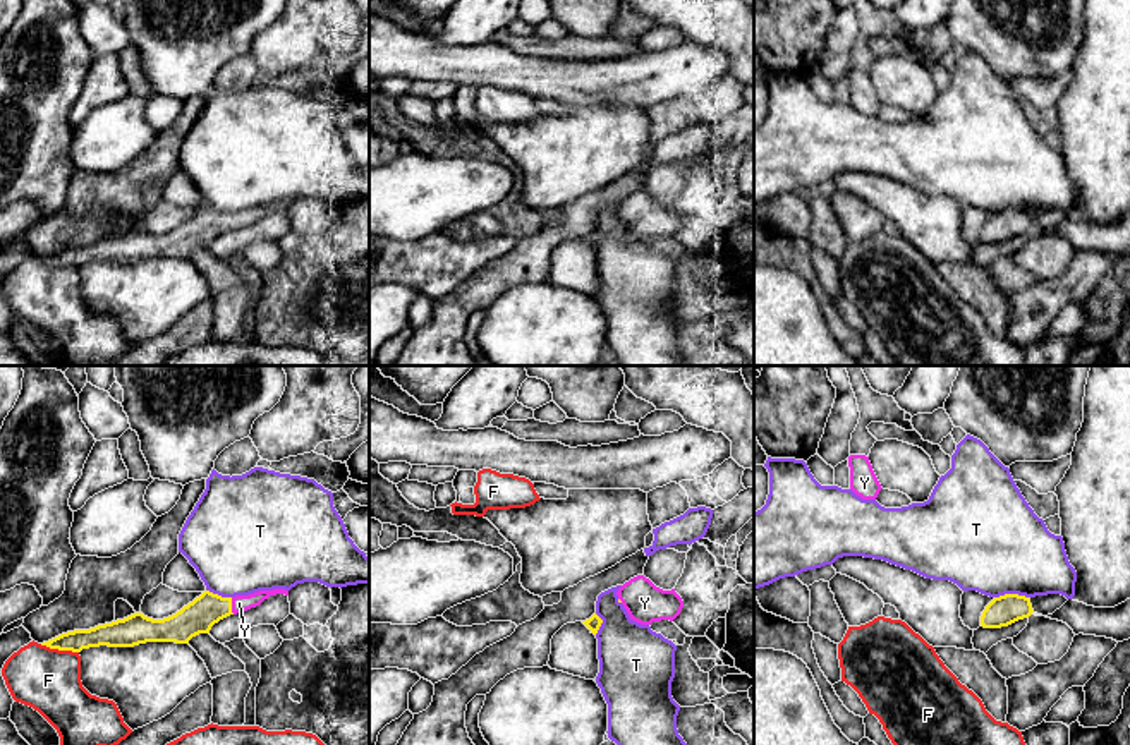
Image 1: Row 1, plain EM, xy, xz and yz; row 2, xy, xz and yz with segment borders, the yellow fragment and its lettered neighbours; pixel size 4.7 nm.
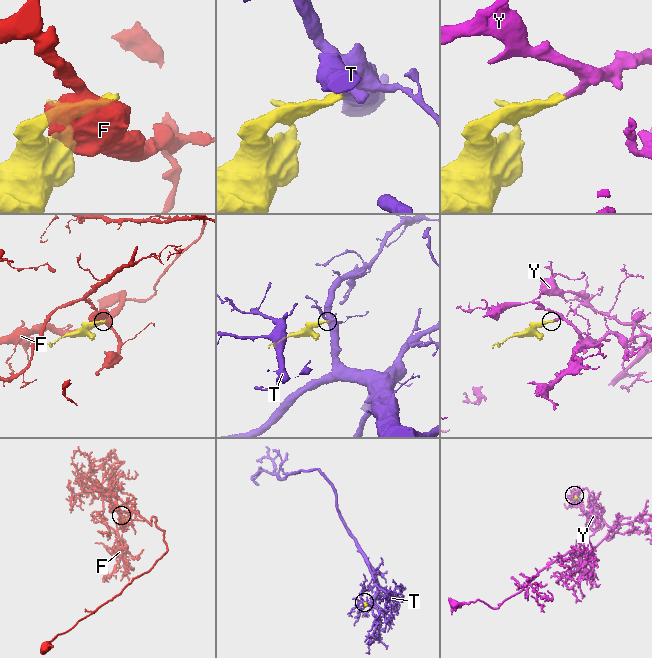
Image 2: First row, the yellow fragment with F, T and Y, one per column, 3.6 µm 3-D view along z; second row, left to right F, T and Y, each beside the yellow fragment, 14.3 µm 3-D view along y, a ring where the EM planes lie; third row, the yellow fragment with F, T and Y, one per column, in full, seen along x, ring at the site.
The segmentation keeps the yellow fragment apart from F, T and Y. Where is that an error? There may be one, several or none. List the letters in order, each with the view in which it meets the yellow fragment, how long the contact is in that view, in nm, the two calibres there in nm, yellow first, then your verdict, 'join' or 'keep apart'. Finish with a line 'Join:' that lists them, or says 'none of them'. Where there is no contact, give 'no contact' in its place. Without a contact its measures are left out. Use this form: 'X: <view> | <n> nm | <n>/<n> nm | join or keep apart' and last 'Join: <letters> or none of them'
F: xy | 190 nm | 110/300 nm | keep apart
T: yz | 160 nm | 140/460 nm | keep apart
Y: xy | 80 nm | 160/80 nm | join
Join: Y

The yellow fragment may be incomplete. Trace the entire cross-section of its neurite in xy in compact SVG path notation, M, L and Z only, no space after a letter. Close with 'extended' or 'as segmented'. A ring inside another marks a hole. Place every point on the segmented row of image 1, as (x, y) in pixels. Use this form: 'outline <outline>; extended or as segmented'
outline M285 589L259 591L249 596L222 597L204 591L175 615L153 620L134 613L124 620L98 625L89 630L62 633L41 645L58 651L81 652L89 647L134 647L146 642L189 644L199 633L210 633L220 620L259 606L270 596L285 594Z; extended

